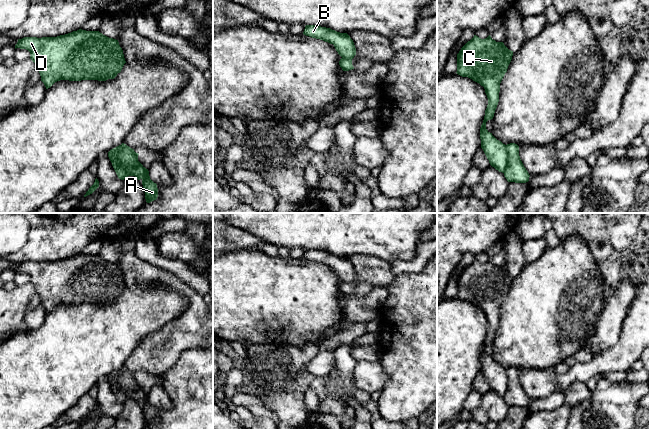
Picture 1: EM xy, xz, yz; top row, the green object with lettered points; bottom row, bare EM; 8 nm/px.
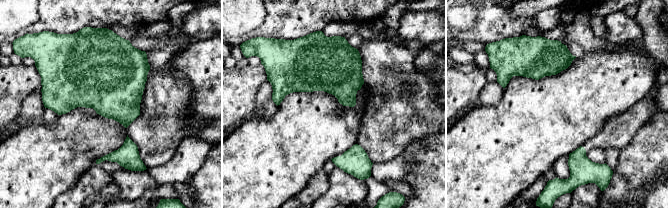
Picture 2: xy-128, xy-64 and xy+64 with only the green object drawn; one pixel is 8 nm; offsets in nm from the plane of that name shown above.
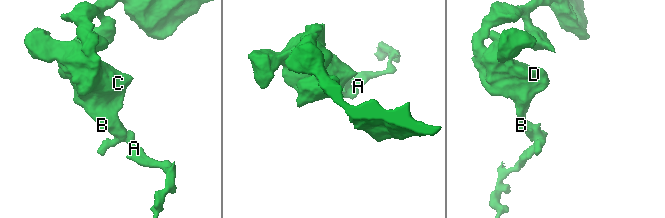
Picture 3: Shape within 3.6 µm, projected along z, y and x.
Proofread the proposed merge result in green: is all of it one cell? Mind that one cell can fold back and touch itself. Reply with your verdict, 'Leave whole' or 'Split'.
Split

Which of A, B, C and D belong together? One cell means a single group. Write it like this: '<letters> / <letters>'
A / B C D

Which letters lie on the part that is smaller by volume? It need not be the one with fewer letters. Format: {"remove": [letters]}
{"remove": ["A"]}

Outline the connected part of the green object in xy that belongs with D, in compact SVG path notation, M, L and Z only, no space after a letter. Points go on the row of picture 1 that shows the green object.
M79 29L57 37L24 37L15 49L26 49L46 89L60 80L114 79L126 63L118 40L99 31Z

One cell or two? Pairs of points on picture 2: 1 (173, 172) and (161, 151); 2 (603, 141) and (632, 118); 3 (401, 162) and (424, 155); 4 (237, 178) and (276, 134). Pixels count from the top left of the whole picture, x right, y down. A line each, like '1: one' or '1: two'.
1: two
2: one
3: two
4: one

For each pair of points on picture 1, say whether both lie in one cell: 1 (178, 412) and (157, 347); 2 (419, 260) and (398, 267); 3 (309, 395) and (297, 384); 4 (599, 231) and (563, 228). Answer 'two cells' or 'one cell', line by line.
1: two cells
2: one cell
3: two cells
4: one cell

